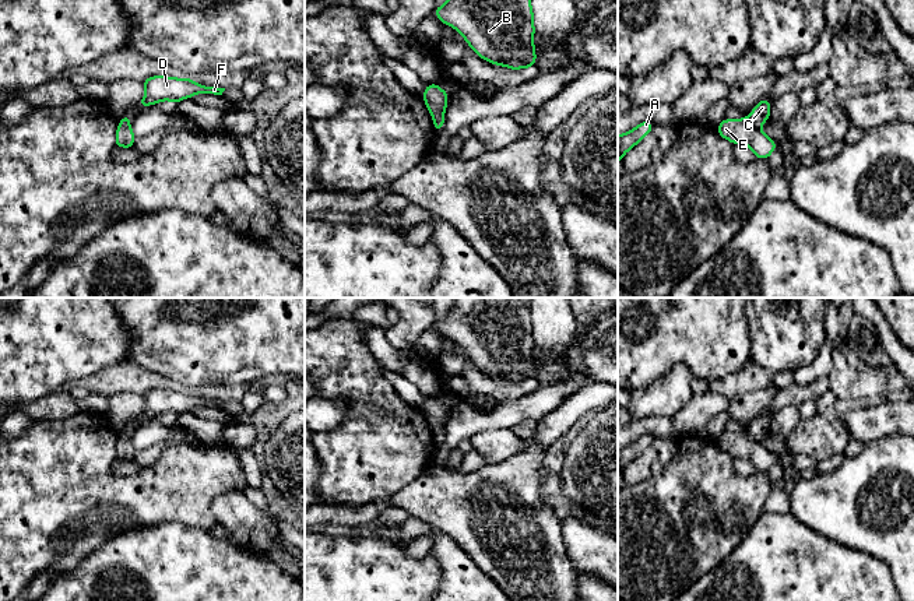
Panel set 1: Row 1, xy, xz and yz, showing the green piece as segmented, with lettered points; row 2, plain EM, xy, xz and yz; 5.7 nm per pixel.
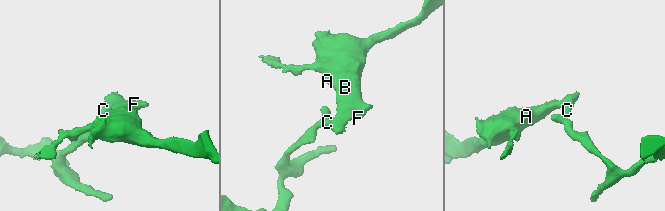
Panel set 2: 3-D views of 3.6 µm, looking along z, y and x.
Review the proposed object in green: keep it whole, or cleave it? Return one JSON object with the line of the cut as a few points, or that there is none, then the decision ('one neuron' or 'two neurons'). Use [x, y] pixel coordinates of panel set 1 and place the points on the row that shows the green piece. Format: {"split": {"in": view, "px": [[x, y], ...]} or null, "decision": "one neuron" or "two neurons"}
{"split": {"in": "yz", "px": [[748, 118], [758, 127]]}, "decision": "two neurons"}

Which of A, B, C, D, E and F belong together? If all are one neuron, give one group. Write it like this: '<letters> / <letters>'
A B C D F / E

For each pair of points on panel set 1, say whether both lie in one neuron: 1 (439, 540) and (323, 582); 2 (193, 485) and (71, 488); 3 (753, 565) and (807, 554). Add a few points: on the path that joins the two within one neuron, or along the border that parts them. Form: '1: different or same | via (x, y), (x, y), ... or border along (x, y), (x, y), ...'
1: different | border along (429, 554), (439, 565), (440, 586)
2: same | via (162, 492), (102, 494)
3: same | via (766, 565), (794, 565)

